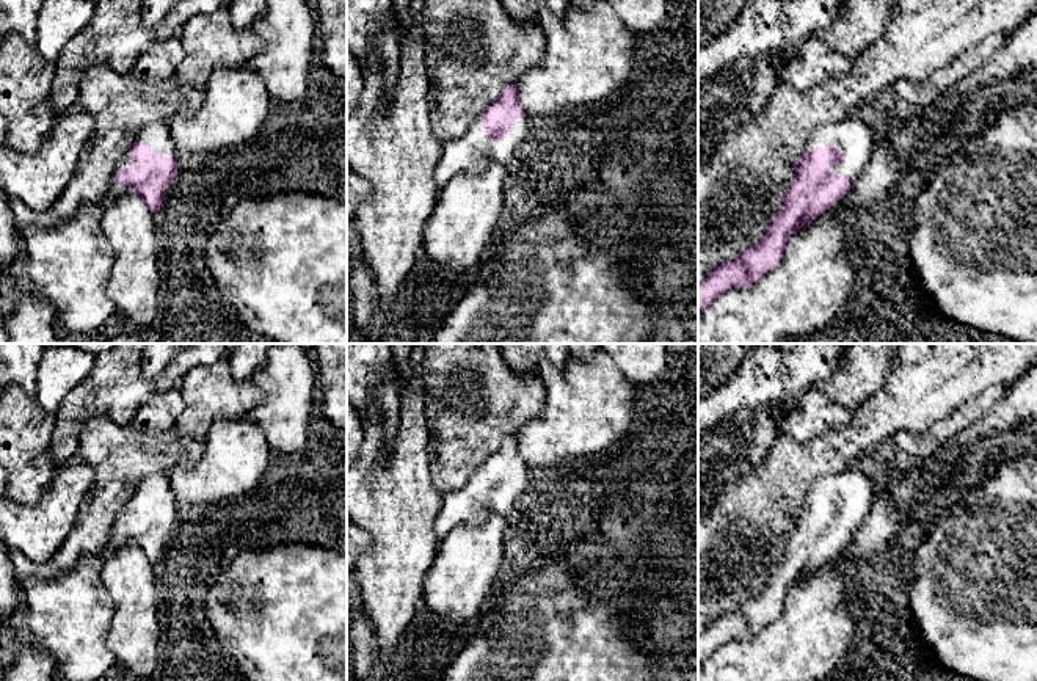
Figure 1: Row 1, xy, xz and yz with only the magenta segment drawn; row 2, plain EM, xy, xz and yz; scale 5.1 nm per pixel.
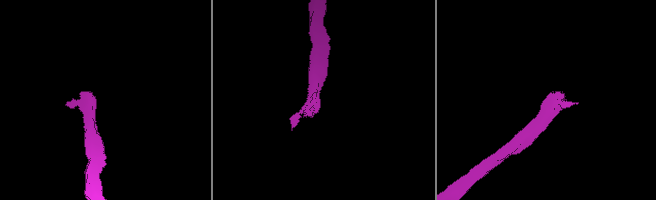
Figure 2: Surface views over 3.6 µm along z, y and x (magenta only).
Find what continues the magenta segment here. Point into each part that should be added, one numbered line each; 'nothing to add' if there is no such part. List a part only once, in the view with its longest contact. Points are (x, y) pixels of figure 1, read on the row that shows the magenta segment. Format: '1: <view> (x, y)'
1: yz (851, 135)

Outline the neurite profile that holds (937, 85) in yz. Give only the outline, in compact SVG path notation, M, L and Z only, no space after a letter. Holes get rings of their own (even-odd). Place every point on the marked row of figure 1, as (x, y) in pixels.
M988 36L976 47L954 58L946 67L930 72L919 82L899 80L893 89L901 99L922 108L944 99L962 80L976 74L990 63L995 53L1006 46L1007 36Z

